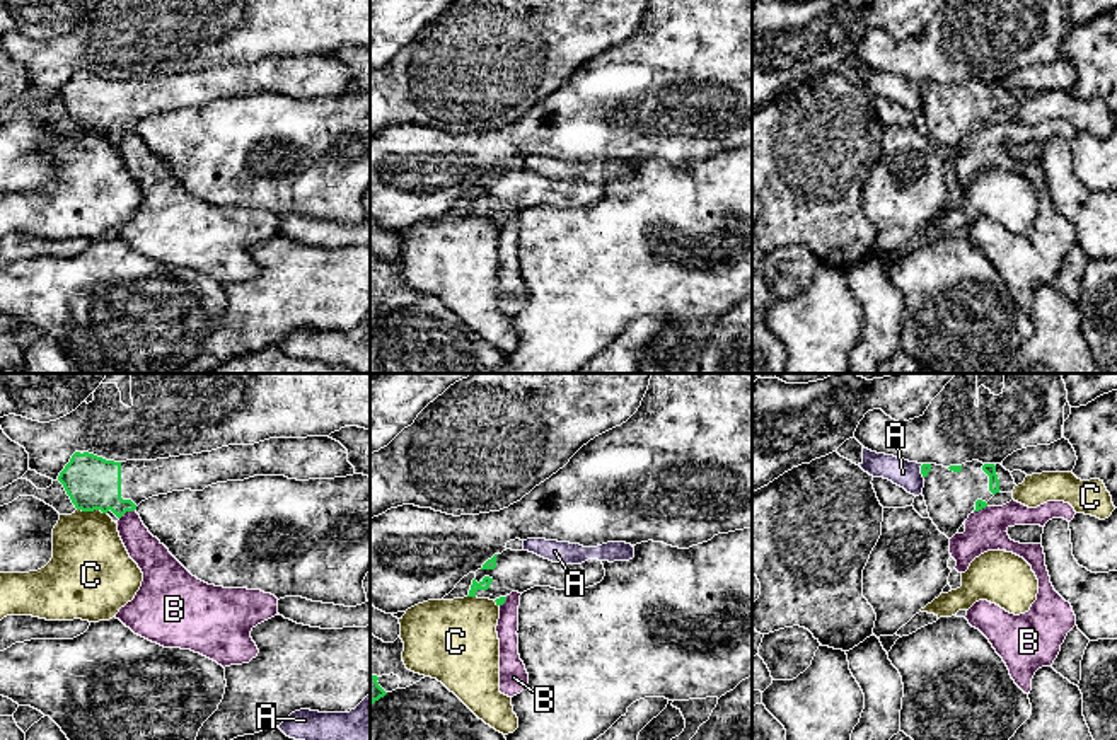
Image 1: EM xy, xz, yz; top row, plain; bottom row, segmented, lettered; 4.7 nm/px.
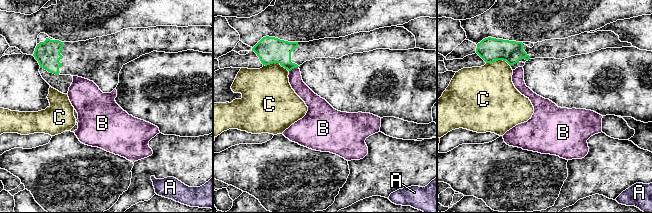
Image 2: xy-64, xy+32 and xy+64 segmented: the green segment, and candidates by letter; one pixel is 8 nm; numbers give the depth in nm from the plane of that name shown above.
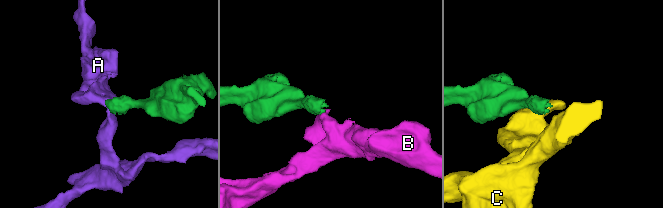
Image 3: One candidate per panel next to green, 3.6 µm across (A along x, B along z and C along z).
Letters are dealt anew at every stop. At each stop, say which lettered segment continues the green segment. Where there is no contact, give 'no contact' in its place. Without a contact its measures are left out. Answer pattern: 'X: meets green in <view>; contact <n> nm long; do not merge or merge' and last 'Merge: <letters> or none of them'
A: meets green in yz; contact 70 nm long; do not merge
B: meets green in xy; contact 90 nm long; do not merge
C: meets green in xy; contact 150 nm long; do not merge
Merge: none of them

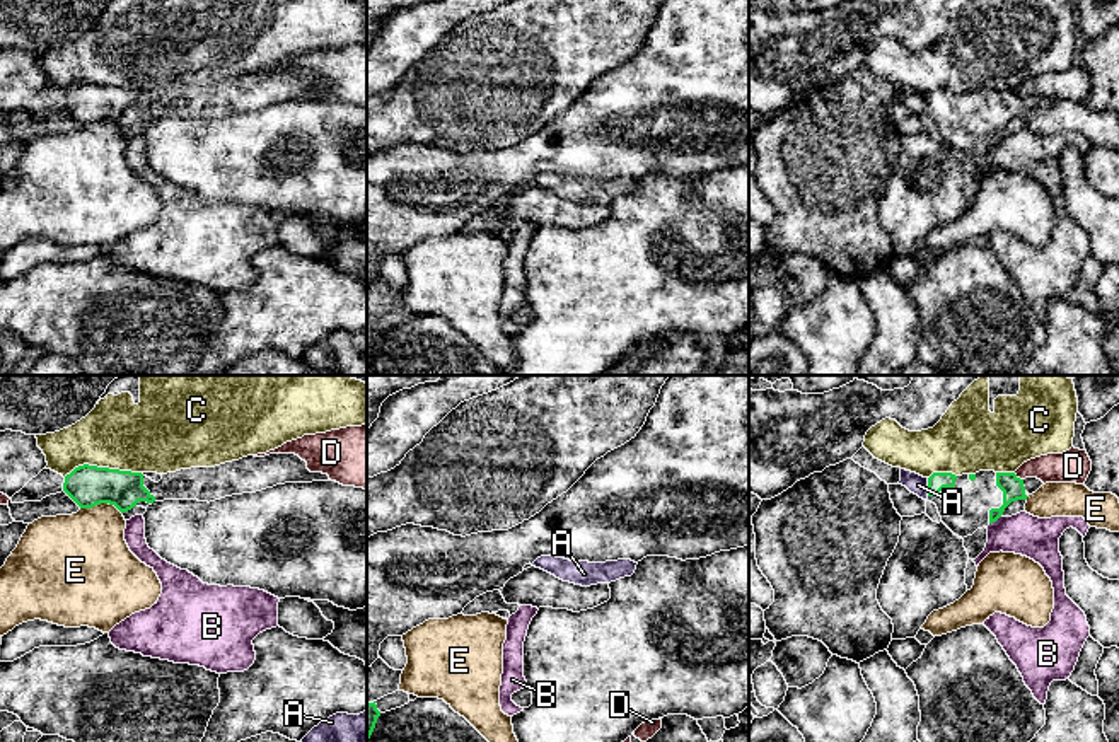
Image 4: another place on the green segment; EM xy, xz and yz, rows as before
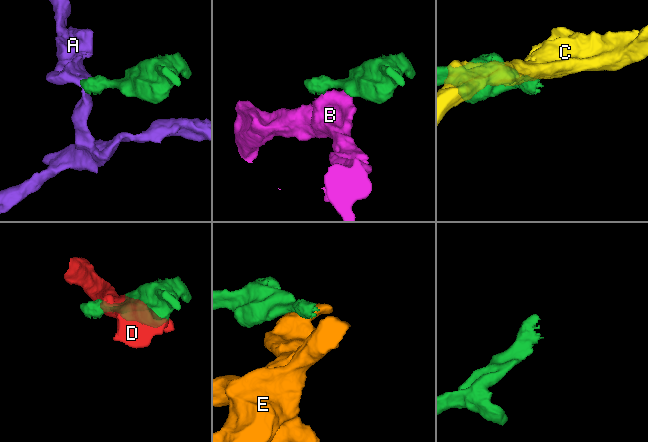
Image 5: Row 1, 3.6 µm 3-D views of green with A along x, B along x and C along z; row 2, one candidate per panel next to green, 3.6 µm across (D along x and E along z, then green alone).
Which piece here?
A: meets green in yz; contact 90 nm long; do not merge
B: meets green in yz; contact 70 nm long; do not merge
C: meets green in xy; contact 360 nm long; do not merge
D: meets green in yz; contact 60 nm long; do not merge
E: meets green in xy; contact 200 nm long; do not merge
Merge: none of them

